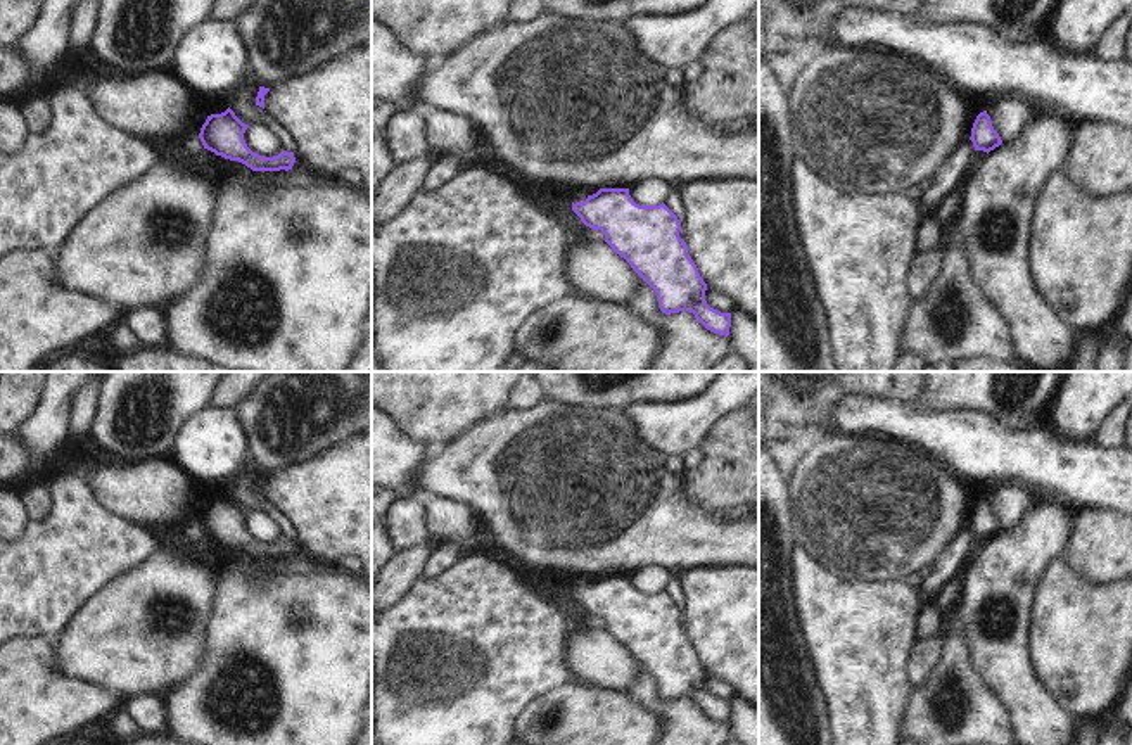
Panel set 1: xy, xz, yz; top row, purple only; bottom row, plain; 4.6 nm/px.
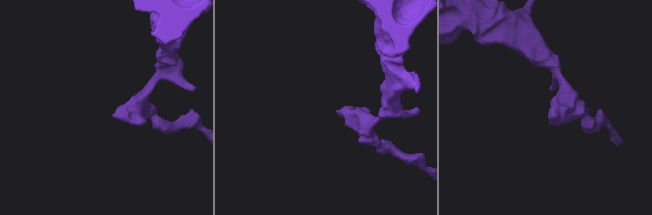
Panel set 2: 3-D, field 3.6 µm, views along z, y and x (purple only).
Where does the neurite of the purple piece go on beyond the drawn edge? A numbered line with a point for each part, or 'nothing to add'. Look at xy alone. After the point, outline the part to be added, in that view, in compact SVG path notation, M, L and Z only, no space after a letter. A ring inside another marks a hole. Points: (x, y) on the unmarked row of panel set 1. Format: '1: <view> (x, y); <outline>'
1: xy (192, 533); M187 524L183 529L183 536L192 546L195 546L199 541L202 541L204 532L199 524Z

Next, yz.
1: yz (947, 567); M971 527L961 529L956 539L935 560L932 576L928 579L918 579L918 595L923 603L930 603L933 598L956 589L973 538Z

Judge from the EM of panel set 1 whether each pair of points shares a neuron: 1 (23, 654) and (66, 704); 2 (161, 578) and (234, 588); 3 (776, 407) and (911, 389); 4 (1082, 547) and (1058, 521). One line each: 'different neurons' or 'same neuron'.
1: same neuron
2: different neurons
3: same neuron
4: different neurons

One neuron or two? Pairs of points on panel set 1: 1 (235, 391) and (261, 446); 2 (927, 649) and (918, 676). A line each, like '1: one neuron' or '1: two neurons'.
1: two neurons
2: one neuron

